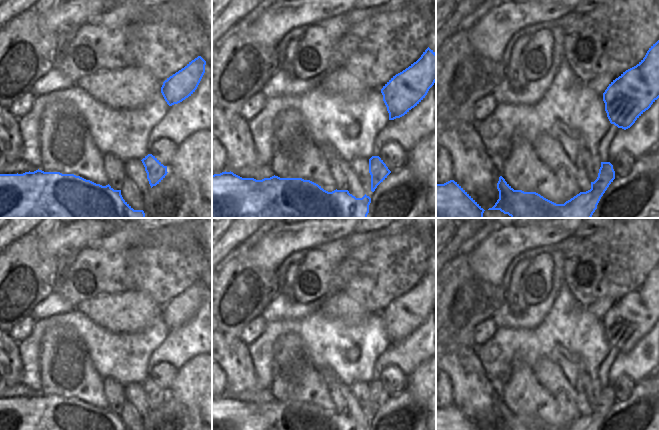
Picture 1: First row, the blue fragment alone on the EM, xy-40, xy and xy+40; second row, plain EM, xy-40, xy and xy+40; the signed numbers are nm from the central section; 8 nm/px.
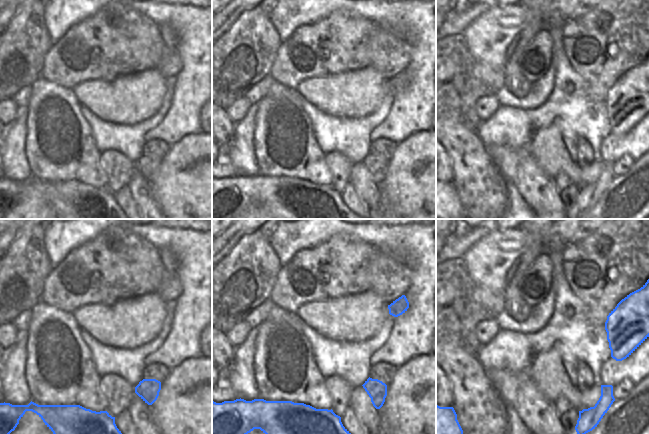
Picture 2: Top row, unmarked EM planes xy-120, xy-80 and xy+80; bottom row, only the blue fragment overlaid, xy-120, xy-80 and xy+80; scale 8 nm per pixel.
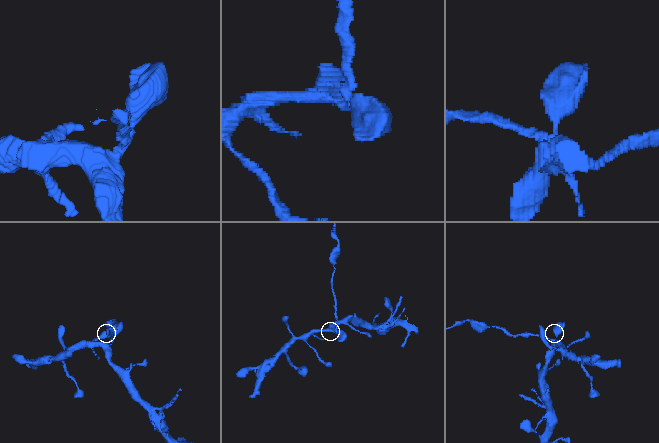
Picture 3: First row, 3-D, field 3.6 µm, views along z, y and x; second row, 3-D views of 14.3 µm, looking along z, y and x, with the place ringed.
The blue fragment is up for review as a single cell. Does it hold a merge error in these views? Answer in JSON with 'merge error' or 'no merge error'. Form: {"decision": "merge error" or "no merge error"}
{"decision": "merge error"}

